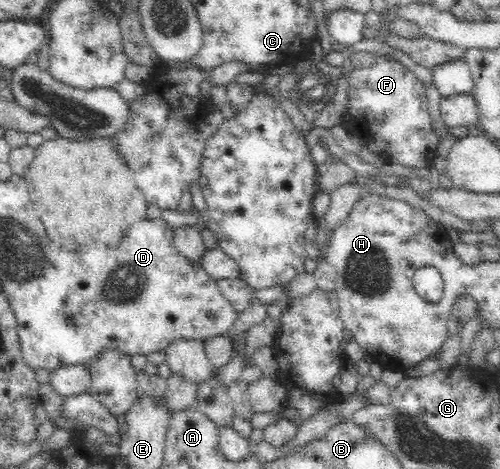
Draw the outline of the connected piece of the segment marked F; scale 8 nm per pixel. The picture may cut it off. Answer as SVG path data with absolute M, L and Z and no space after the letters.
M375 56L375 62L368 67L353 69L348 79L348 102L350 107L344 114L343 125L361 140L371 152L382 155L390 162L397 162L407 168L430 166L437 156L437 144L440 139L432 127L431 114L427 110L427 94L425 85L413 71L401 64L397 59L387 56Z

